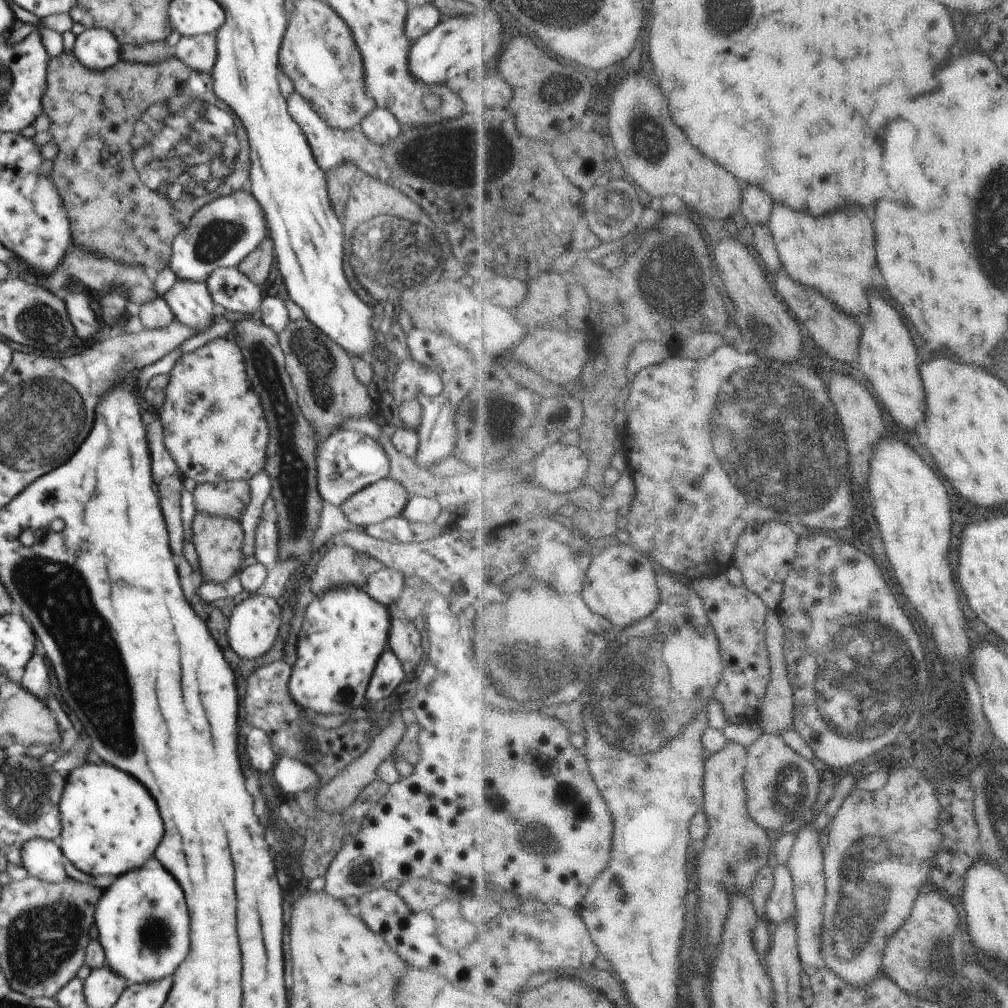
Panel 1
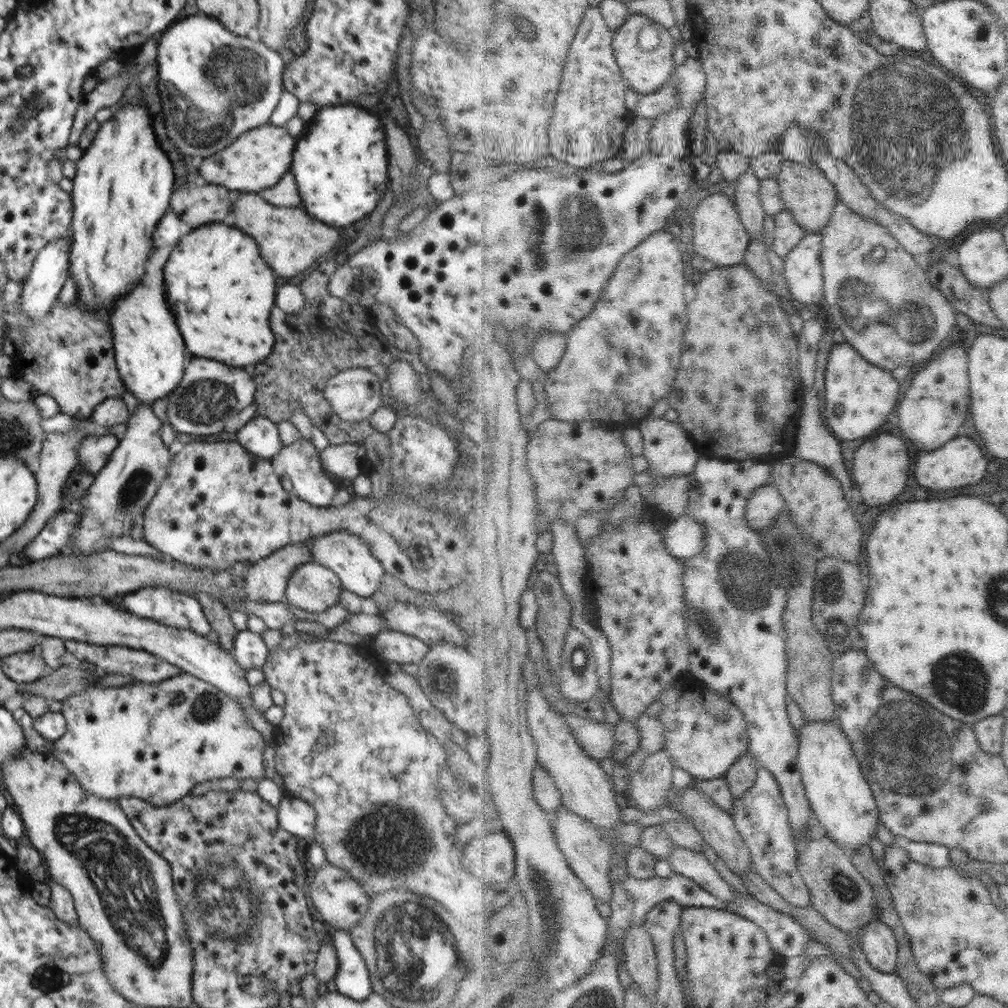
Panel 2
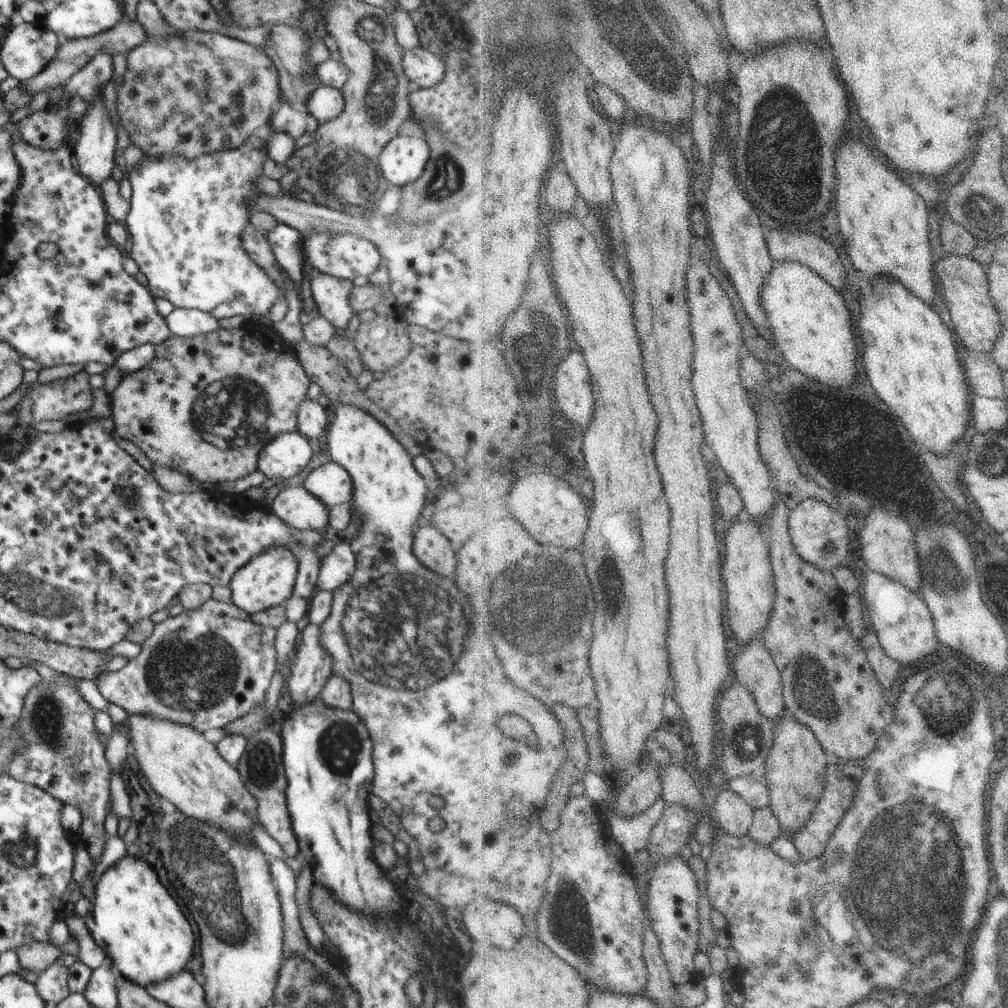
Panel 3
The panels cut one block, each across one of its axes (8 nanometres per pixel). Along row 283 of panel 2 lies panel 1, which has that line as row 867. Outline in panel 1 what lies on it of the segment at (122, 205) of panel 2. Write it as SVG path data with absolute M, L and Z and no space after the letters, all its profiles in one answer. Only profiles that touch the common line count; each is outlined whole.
M86 761L65 777L66 784L59 802L61 833L58 838L58 845L65 858L80 872L93 877L122 876L144 866L146 860L152 858L164 834L156 802L146 792L146 788L123 770L108 763L94 764Z

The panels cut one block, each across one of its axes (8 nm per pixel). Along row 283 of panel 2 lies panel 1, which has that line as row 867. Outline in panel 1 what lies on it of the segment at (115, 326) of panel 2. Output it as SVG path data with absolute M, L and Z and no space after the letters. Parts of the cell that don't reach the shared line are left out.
M160 864L156 868L142 866L116 876L112 884L103 889L96 904L95 924L99 930L98 939L106 954L106 965L128 984L146 984L173 976L174 970L190 952L190 916L184 892Z

